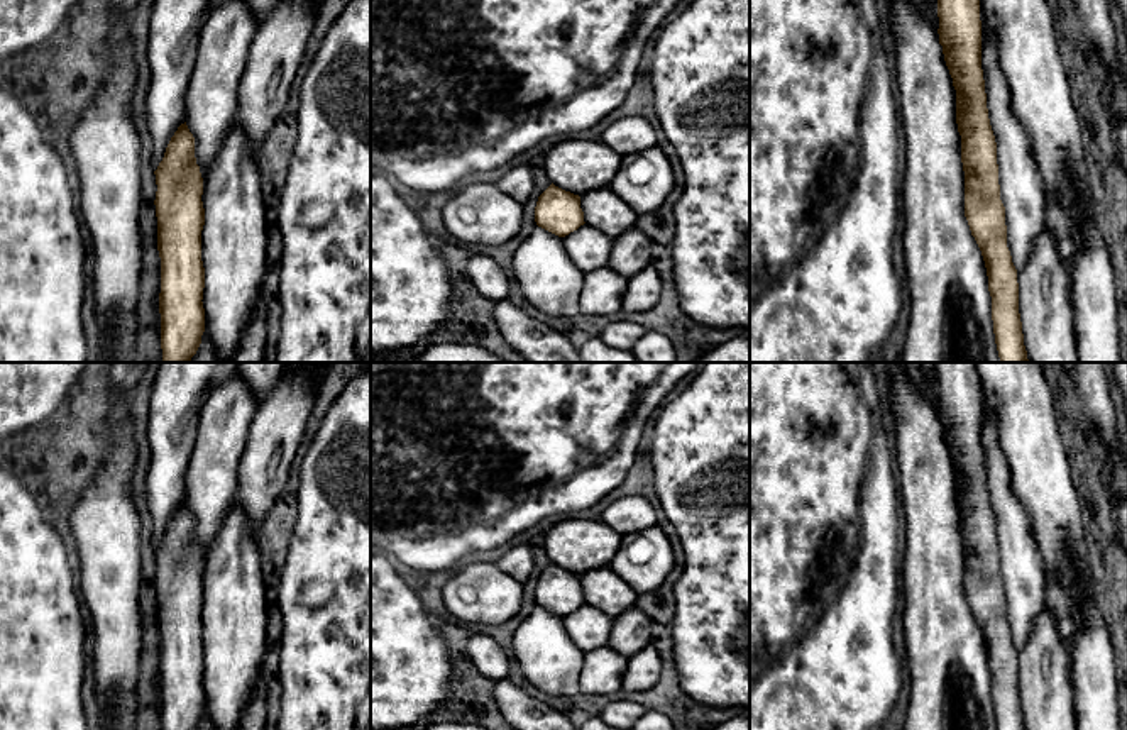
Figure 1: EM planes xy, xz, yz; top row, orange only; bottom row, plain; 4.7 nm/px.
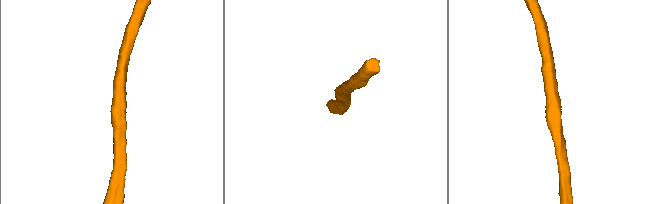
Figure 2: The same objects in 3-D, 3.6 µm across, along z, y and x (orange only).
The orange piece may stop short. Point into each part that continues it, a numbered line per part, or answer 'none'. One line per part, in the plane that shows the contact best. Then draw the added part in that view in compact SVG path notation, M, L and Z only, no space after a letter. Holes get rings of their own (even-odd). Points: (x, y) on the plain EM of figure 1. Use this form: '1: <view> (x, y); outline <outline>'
none

